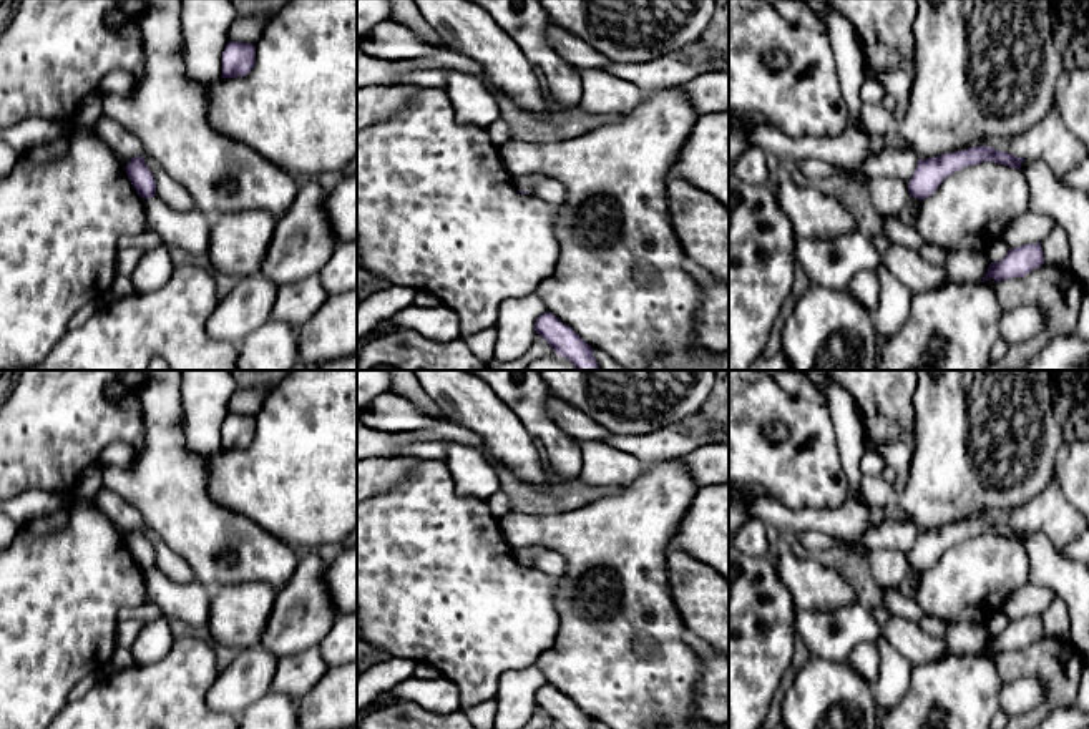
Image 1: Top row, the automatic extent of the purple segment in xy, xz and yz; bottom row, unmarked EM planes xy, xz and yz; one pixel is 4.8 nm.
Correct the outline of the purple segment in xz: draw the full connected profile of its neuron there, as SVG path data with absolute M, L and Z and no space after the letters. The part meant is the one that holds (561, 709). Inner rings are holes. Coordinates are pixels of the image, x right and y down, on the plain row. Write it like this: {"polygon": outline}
{"polygon": "M544 684L536 691L535 702L561 729L594 729L593 719L551 684Z"}

